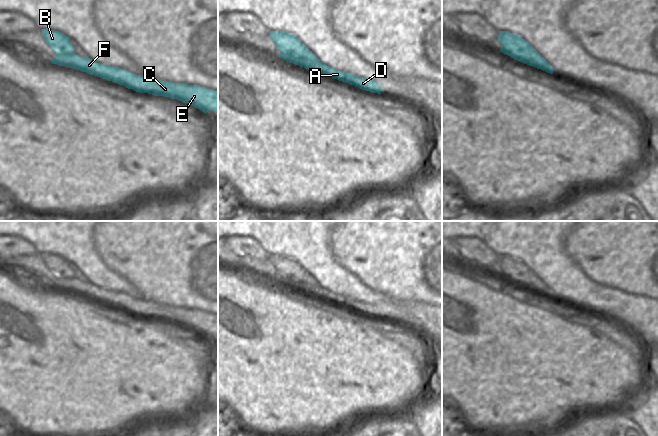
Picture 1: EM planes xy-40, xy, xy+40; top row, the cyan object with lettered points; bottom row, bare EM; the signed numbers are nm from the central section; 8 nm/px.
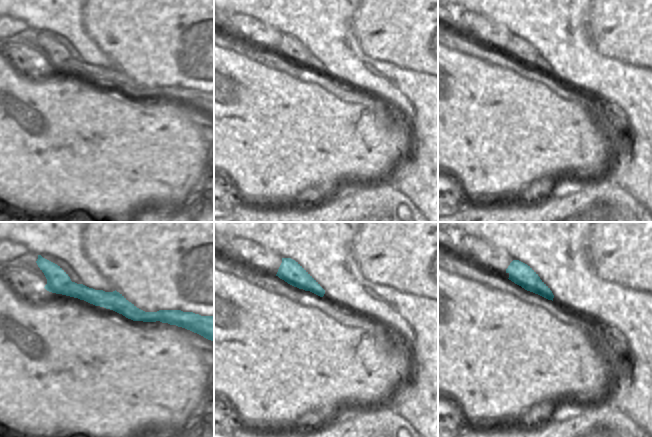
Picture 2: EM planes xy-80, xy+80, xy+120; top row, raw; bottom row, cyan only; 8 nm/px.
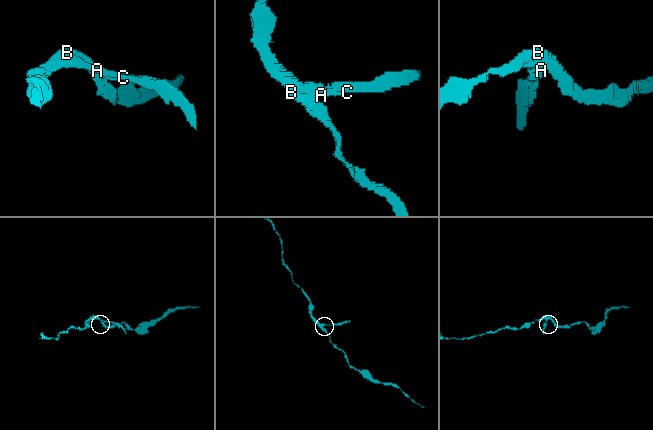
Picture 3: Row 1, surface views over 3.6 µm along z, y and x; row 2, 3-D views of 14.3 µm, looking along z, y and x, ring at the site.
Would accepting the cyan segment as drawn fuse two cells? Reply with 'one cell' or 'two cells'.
two cells

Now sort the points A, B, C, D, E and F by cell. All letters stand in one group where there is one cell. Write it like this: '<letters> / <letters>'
A C D E F / B

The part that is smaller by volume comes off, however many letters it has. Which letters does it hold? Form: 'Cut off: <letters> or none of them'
Cut off: A, C, D, E, F

